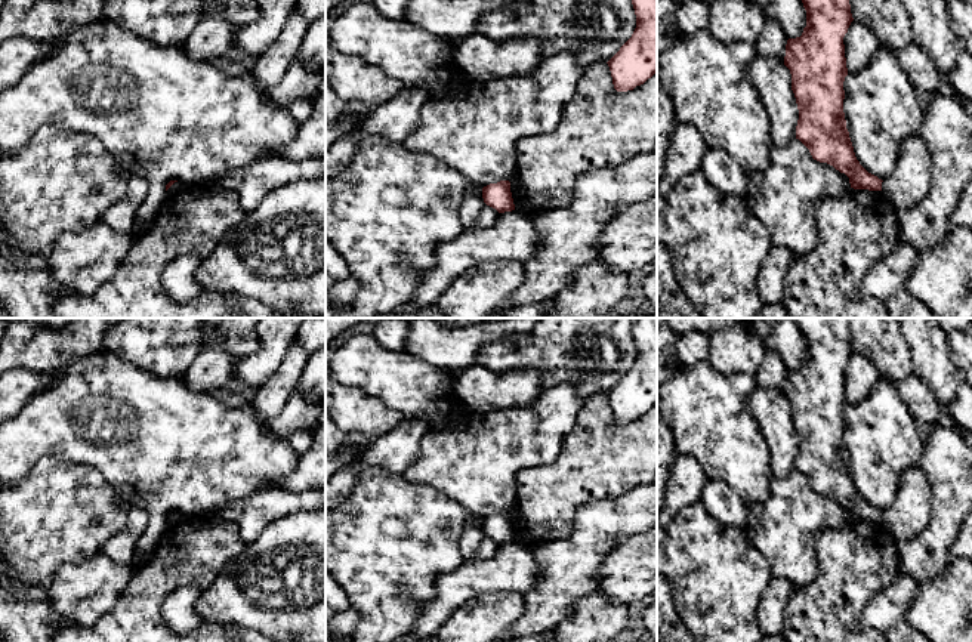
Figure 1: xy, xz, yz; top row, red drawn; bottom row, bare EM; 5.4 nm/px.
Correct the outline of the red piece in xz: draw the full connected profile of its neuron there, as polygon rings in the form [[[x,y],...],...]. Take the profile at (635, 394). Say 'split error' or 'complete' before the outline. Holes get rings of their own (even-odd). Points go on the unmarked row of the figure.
complete; [[[636,318],[632,336],[636,359],[607,393],[617,423],[633,422],[657,404],[657,318]]]

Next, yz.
complete; [[[794,318],[806,342],[806,358],[800,368],[789,370],[784,396],[792,405],[796,429],[799,470],[820,494],[833,497],[849,509],[851,519],[882,522],[882,510],[868,504],[857,491],[843,444],[843,413],[848,407],[843,368],[854,352],[849,318]]]

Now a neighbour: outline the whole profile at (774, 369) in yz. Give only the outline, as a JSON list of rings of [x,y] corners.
[[[766,346],[762,365],[753,376],[757,388],[774,393],[784,393],[786,376],[789,368],[777,352]]]

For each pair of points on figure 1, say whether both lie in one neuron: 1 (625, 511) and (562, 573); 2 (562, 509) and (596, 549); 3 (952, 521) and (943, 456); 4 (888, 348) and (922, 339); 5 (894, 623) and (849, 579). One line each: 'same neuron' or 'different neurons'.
1: same neuron
2: different neurons
3: same neuron
4: different neurons
5: different neurons

